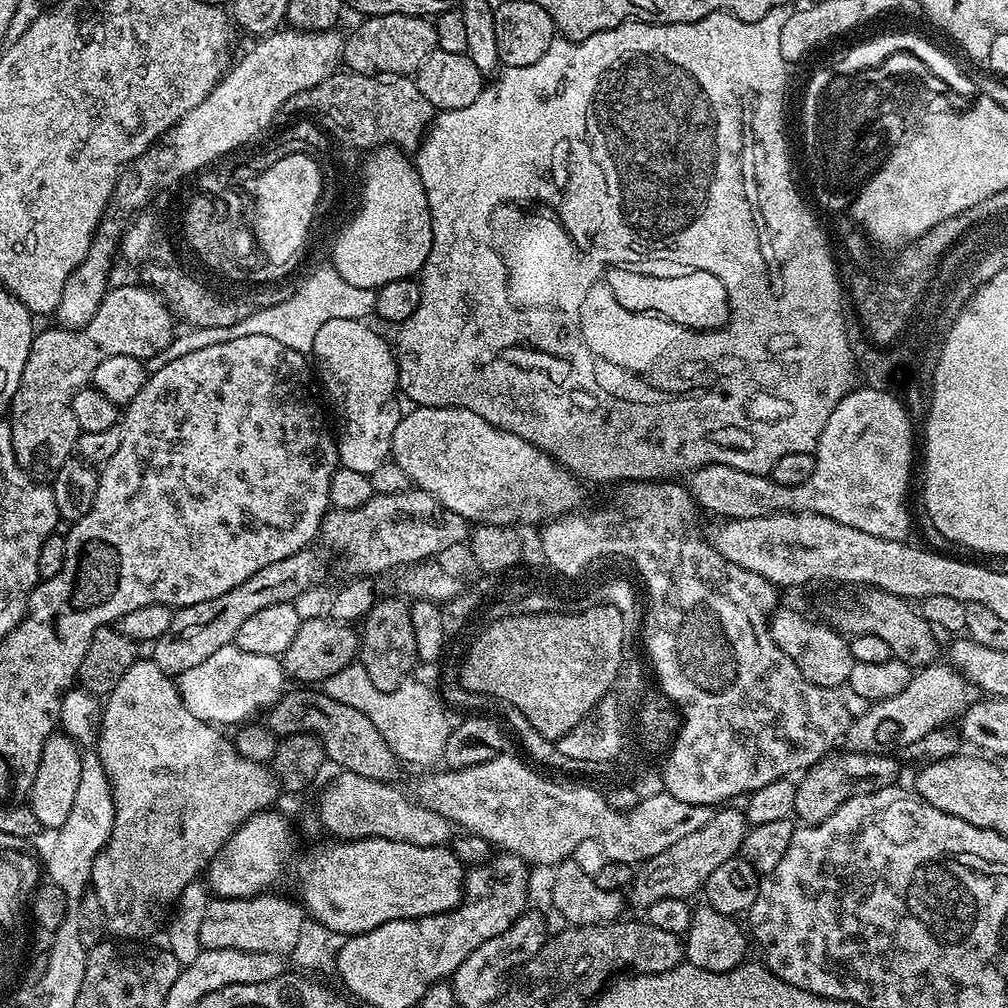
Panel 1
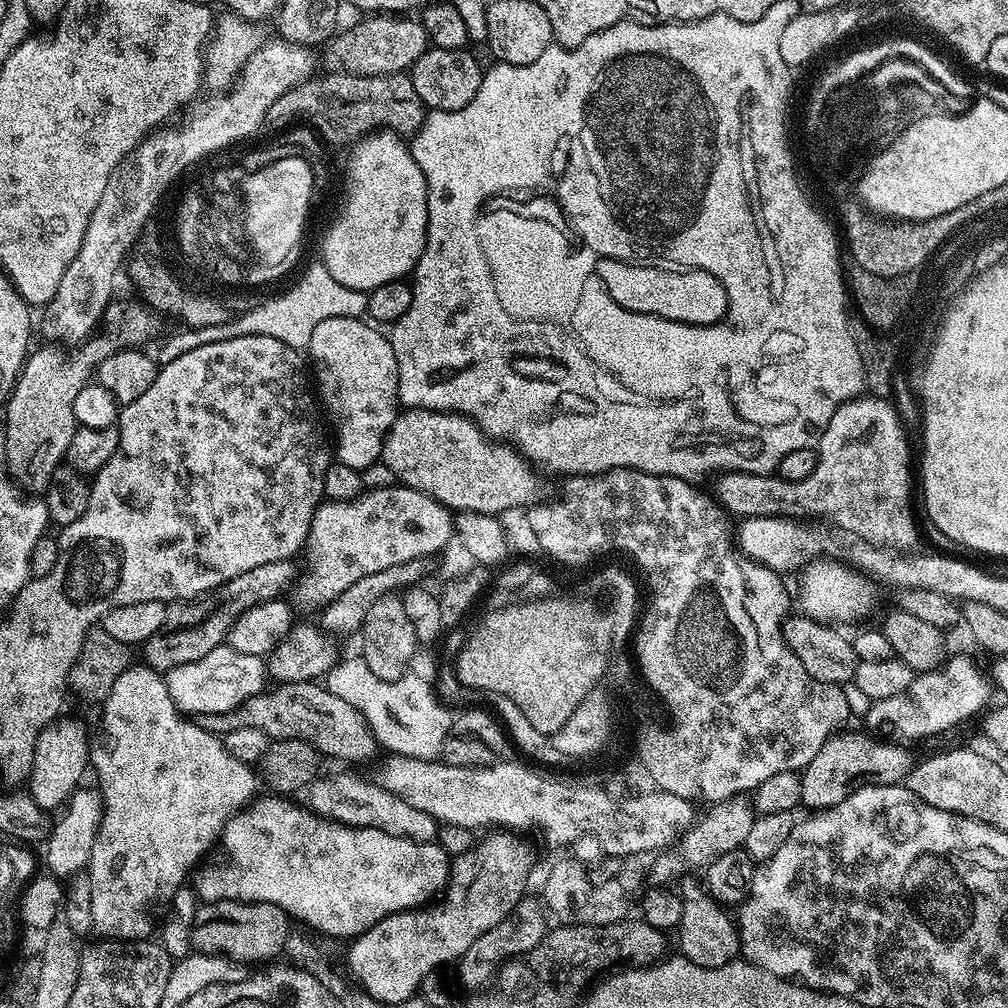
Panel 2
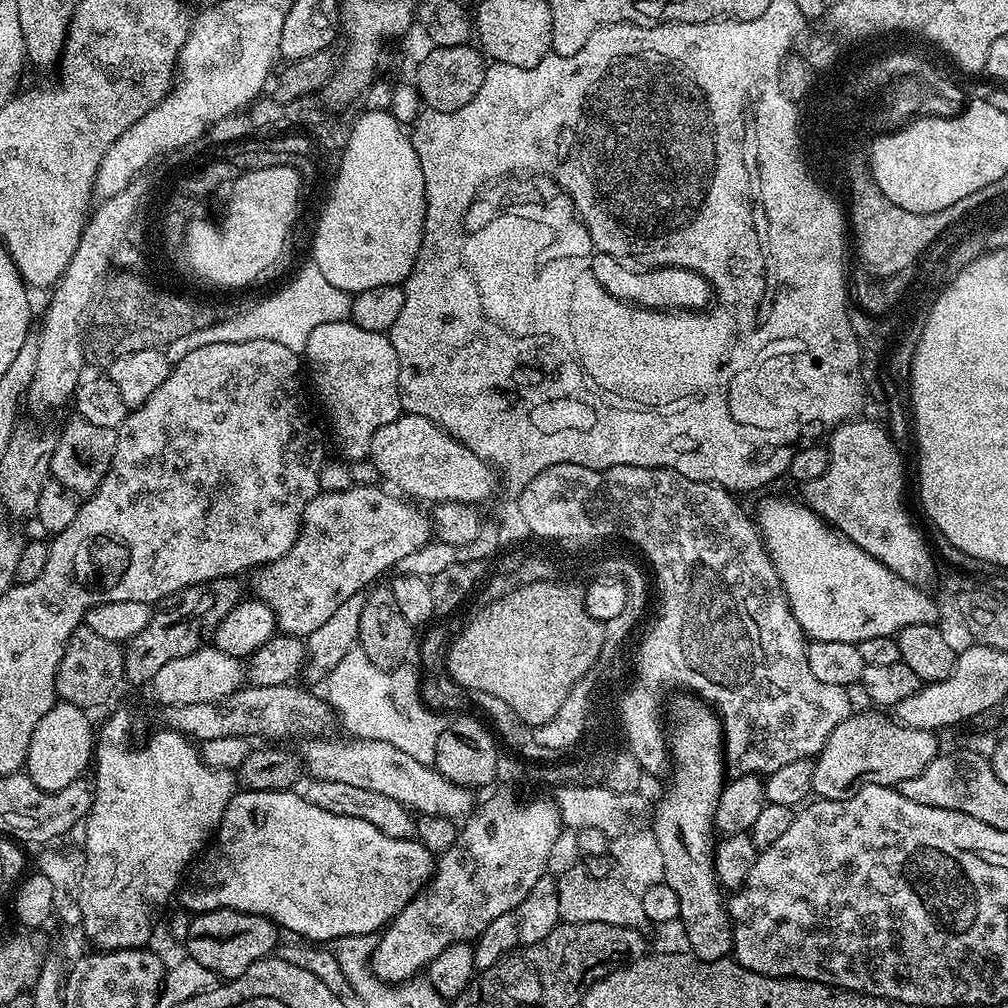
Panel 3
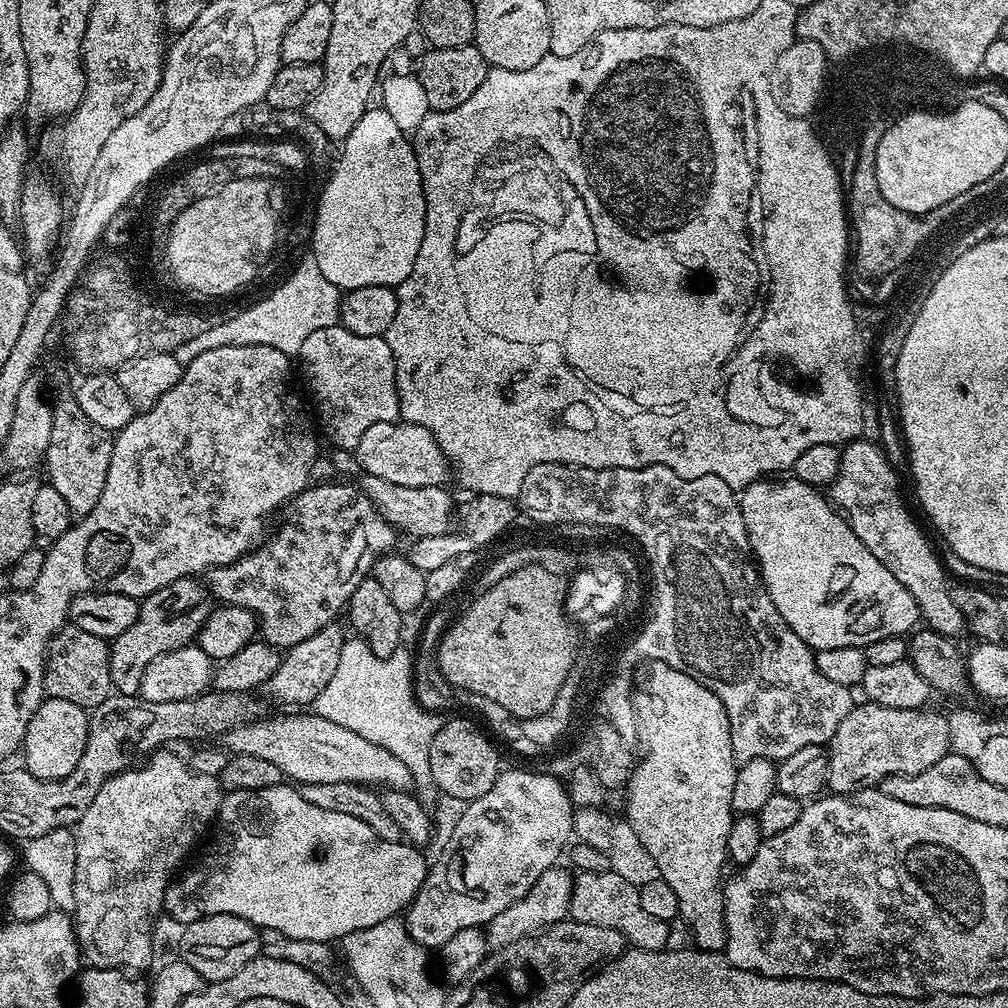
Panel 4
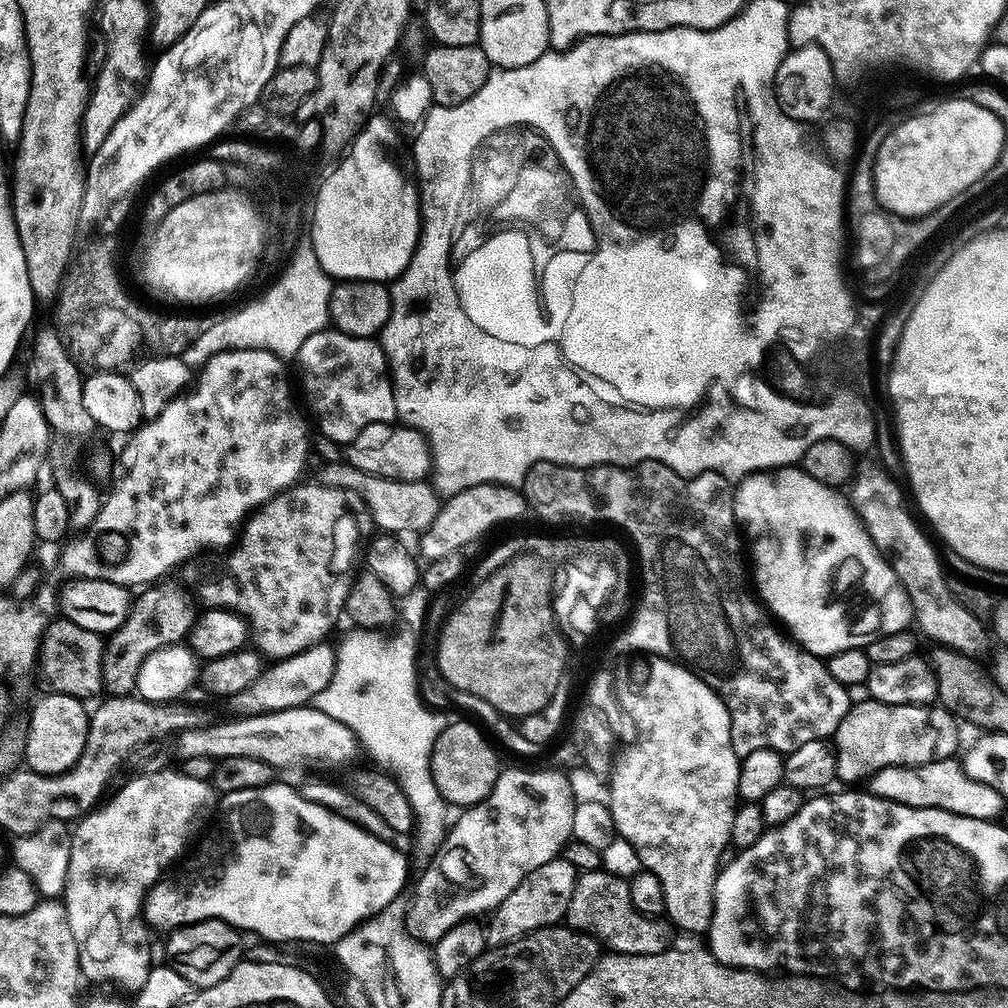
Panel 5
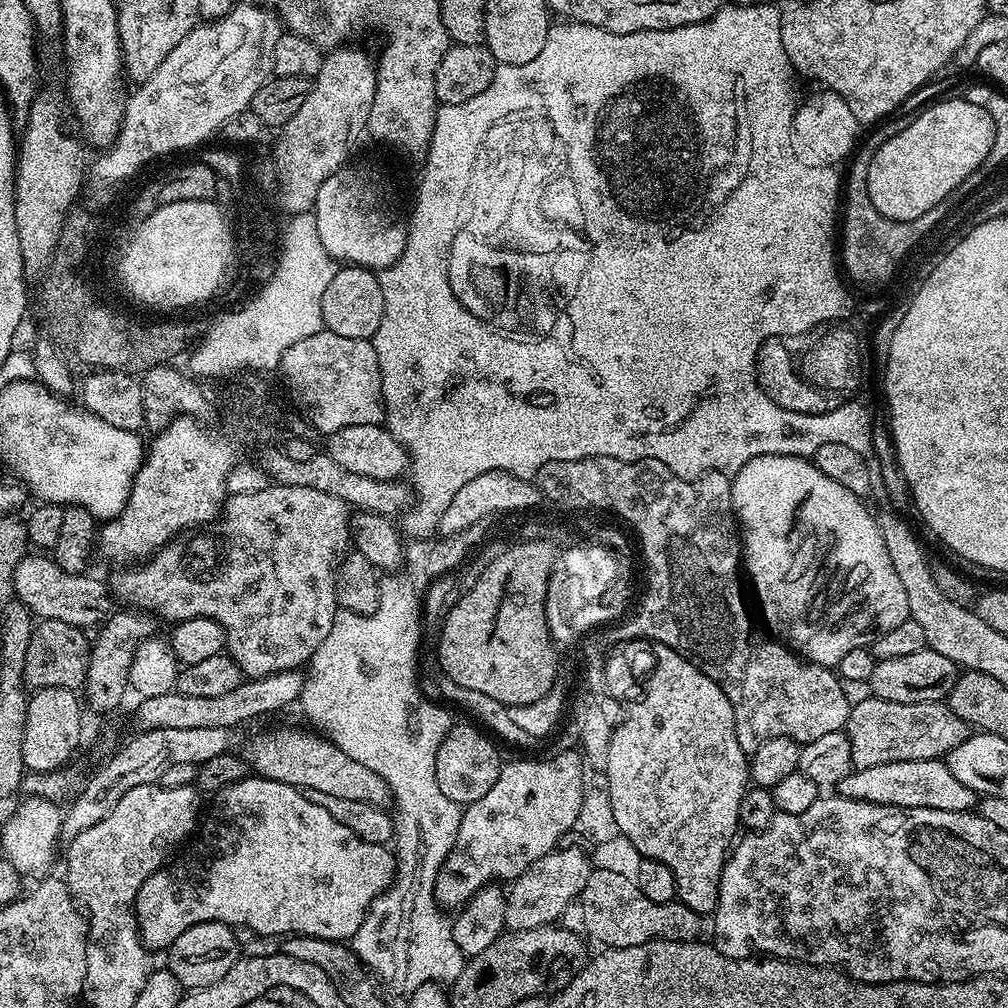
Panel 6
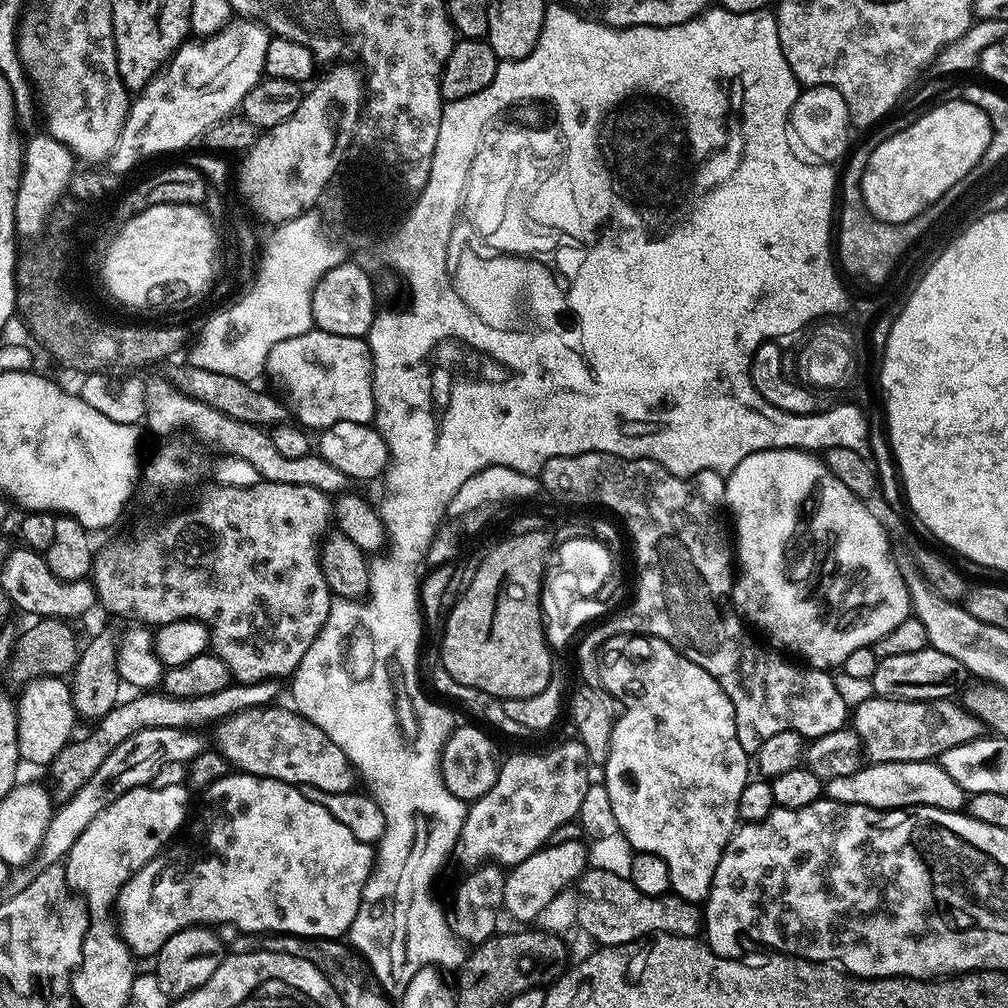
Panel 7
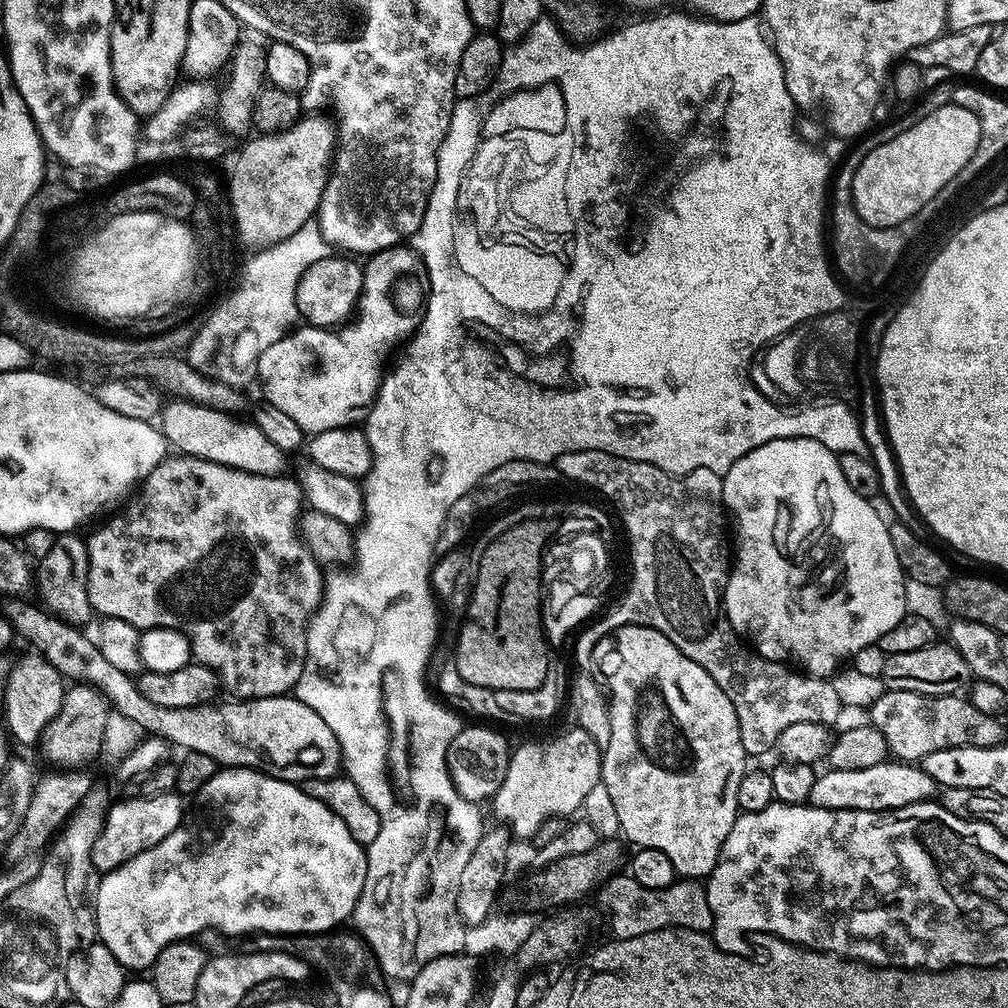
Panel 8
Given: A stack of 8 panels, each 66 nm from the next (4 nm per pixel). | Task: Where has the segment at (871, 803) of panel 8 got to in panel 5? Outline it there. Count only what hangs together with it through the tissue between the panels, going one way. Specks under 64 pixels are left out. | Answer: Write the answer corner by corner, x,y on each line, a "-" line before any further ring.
959,759
935,760
929,764
920,764
917,768
890,765
889,768
878,770
867,781
867,791
878,798
886,798
890,802
905,804
911,808
937,808
950,814
962,814
966,818
995,821
996,816
1006,801
994,786
986,786
986,782
974,782
966,774
963,763

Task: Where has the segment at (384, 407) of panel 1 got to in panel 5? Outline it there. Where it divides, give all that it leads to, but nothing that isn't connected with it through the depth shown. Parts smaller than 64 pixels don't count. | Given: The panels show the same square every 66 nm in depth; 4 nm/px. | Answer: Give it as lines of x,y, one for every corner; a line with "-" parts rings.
325,330
323,332
315,332
315,334
312,335
310,338
306,338
306,342
302,342
302,346
300,347
300,349
296,351
296,354
294,357
294,363
296,363
298,367
300,367
300,384
302,387
304,387
304,400
306,403
308,403
308,408
309,408
309,409
307,408
307,411
310,413
310,416
311,416
310,411
312,411
313,417
311,416
311,419
314,421
314,424
315,424
314,419
316,419
316,424
318,427
320,427
320,428
317,428
319,435
325,436
326,438
330,438
332,441
334,441
334,443
338,445
346,446
349,443
349,441
356,438
362,430
366,430
366,426
370,426
371,424
391,424
393,423
393,421
396,420
396,407
394,406
394,392
392,390
392,381
388,375
388,359
385,358
384,351
380,349
380,345
379,343
377,343
375,339
369,338
367,336
347,336
345,332
338,332
335,330

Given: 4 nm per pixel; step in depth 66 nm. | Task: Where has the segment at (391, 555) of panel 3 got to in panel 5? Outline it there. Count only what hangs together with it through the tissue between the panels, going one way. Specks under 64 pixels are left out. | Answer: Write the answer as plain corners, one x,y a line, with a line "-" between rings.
297,482
288,488
284,492
279,492
274,498
270,498
255,509
244,520
242,527
238,532
238,539
231,545
230,551
221,560
216,560
213,564
200,564
197,568
192,568
188,572
188,584
187,587
192,587
191,595
195,597
201,605
208,608
225,608
229,612
235,612
237,616
248,627
248,634
250,637
250,644
253,649
261,657
267,658
269,661
275,662
277,660
285,660
290,658
294,654
298,654
302,650
306,650
310,646
321,643
325,639
324,636
332,627
336,624
336,619
342,616
344,612
344,603
348,597
348,591
352,588
352,582
354,579
354,571
352,572
352,563
356,560
356,547
360,544
360,520
359,516
365,515
366,509
364,503
356,497
352,492
346,490
334,490
321,484
319,482
313,482
313,484
304,484
305,482

